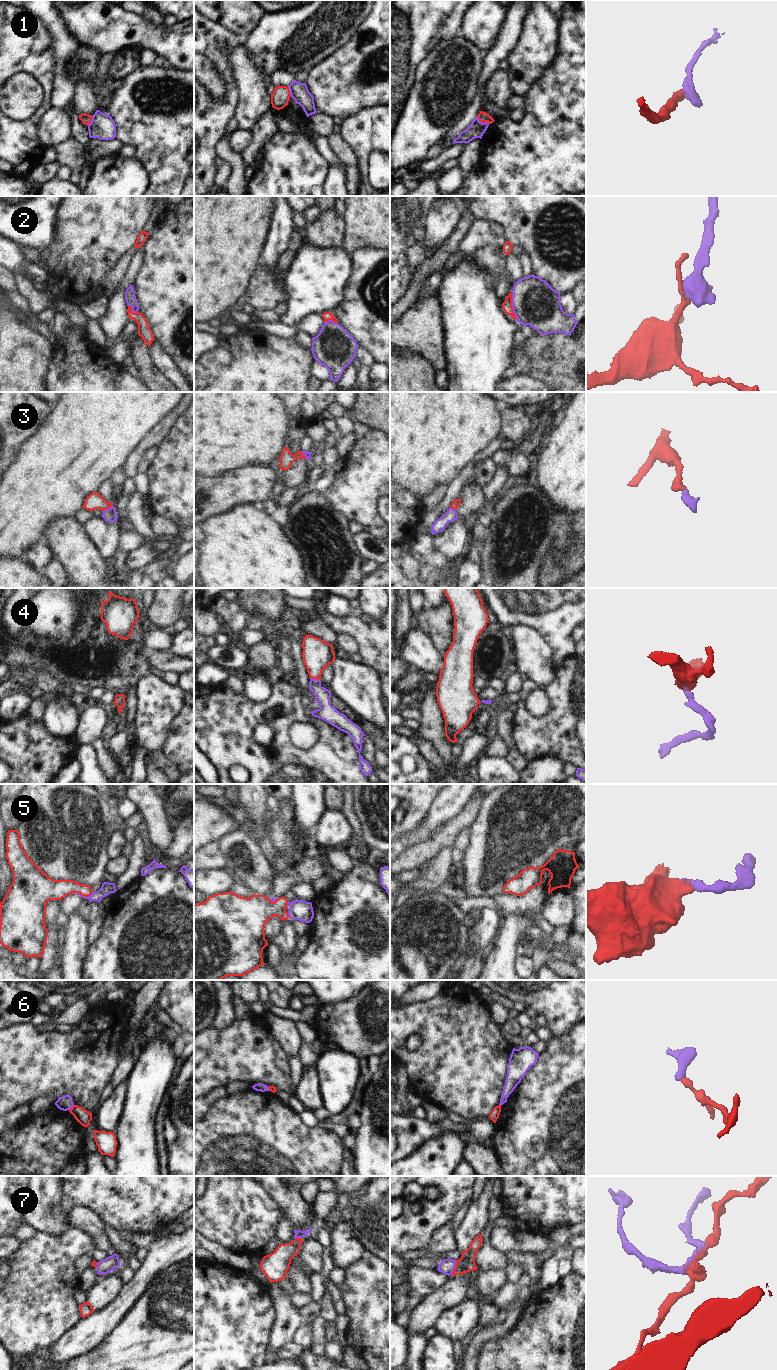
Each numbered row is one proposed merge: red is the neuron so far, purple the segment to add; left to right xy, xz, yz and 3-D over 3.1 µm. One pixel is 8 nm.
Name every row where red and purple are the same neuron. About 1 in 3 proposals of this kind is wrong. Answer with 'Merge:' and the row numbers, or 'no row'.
Merge: 3, 4, 5, 7

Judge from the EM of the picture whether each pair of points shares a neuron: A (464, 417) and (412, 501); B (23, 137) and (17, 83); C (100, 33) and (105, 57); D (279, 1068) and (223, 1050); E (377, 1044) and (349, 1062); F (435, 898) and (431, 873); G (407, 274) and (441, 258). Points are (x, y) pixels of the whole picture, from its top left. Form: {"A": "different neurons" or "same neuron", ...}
{"A": "different neurons", "B": "different neurons", "C": "different neurons", "D": "same neuron", "E": "different neurons", "F": "different neurons", "G": "different neurons"}

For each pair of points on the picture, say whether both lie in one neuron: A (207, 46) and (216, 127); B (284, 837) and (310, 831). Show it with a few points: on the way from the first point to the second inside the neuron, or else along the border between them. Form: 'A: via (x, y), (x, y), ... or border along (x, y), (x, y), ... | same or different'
A: via (222, 66), (229, 82), (229, 103), (227, 107) | same
B: border along (297, 810), (297, 820), (305, 838) | different

